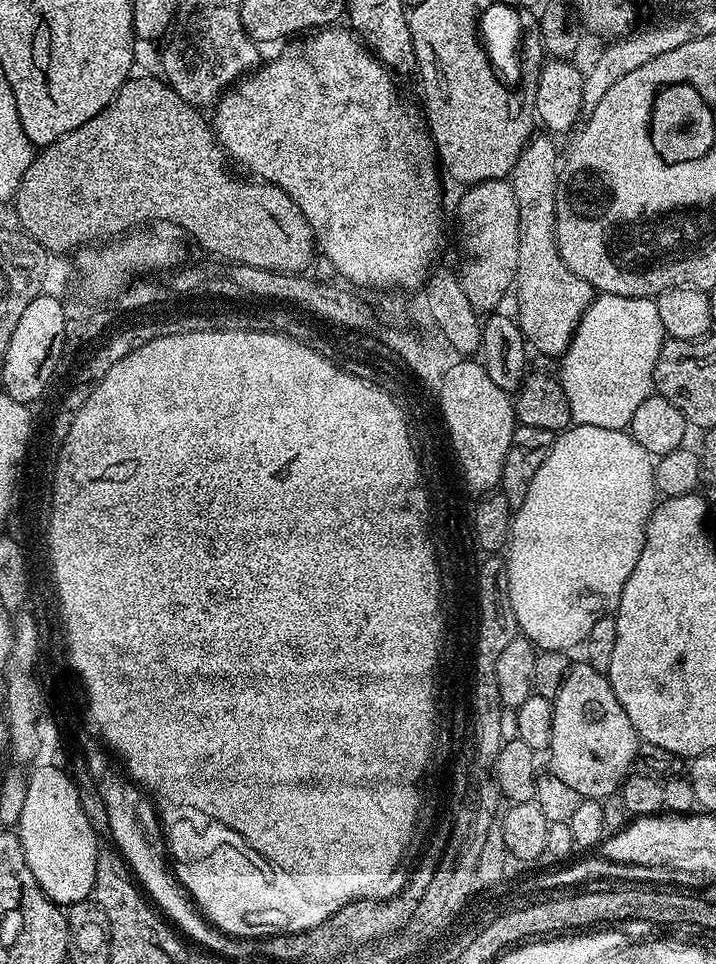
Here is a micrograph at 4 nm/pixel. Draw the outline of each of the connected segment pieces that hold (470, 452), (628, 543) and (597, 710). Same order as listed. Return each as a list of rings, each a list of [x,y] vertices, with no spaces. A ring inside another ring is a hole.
[[[472,358],[467,364],[459,364],[453,372],[446,372],[446,375],[444,412],[448,412],[448,425],[452,427],[452,436],[456,436],[458,459],[464,460],[464,472],[471,481],[471,491],[491,493],[499,489],[502,462],[506,462],[506,450],[510,450],[514,430],[518,427],[513,397],[494,386],[483,363]]]
[[[576,424],[557,435],[550,454],[546,454],[546,462],[542,462],[538,474],[534,474],[534,482],[530,482],[530,490],[526,490],[526,498],[522,498],[522,506],[515,508],[511,517],[511,537],[506,547],[509,600],[523,639],[546,652],[568,652],[579,644],[581,647],[587,641],[590,630],[594,622],[598,622],[598,618],[615,613],[622,598],[622,590],[626,590],[626,578],[630,578],[630,573],[638,562],[638,554],[642,554],[644,531],[648,529],[648,519],[652,517],[653,507],[658,500],[654,482],[655,469],[654,457],[645,448],[638,446],[638,442],[634,442],[634,438],[627,431]]]
[[[586,662],[573,663],[552,709],[551,771],[587,799],[603,801],[605,796],[617,795],[624,777],[633,771],[632,763],[637,763],[641,741],[630,718],[626,718],[626,710],[622,710],[622,702],[614,698],[607,675]]]

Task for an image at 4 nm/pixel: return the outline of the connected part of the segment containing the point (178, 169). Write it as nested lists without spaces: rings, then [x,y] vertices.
[[[133,75],[120,87],[118,94],[114,94],[111,102],[101,112],[94,114],[94,118],[90,118],[90,122],[82,122],[82,126],[78,126],[78,130],[70,130],[70,134],[62,134],[62,138],[58,138],[58,142],[43,145],[33,155],[30,170],[26,170],[26,174],[22,174],[22,182],[16,188],[14,205],[16,204],[17,222],[15,221],[15,223],[29,236],[33,236],[43,246],[45,252],[68,254],[64,252],[72,252],[75,248],[80,247],[83,249],[85,246],[96,246],[101,242],[112,242],[133,230],[155,225],[152,224],[155,220],[165,220],[166,223],[181,228],[186,235],[193,236],[206,251],[213,252],[214,255],[221,256],[224,260],[232,260],[230,262],[233,265],[258,266],[262,270],[274,270],[275,272],[303,273],[307,271],[306,268],[316,252],[315,236],[309,220],[299,209],[298,204],[290,198],[290,194],[286,194],[286,190],[268,184],[259,178],[251,180],[243,175],[235,176],[228,169],[230,157],[221,146],[220,141],[216,139],[213,125],[209,121],[207,124],[200,117],[200,112],[199,107],[187,104],[163,79],[155,80],[152,76]]]

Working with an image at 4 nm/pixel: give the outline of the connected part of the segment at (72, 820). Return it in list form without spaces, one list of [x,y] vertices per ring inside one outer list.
[[[36,766],[27,773],[28,789],[24,793],[25,801],[18,823],[18,835],[30,874],[34,874],[40,889],[61,906],[82,902],[92,896],[98,854],[102,851],[101,845],[96,845],[96,832],[88,821],[88,812],[80,801],[80,792],[66,773],[64,768],[54,766]]]

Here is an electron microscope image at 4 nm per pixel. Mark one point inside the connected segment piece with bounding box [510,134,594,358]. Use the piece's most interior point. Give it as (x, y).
(550, 299)

